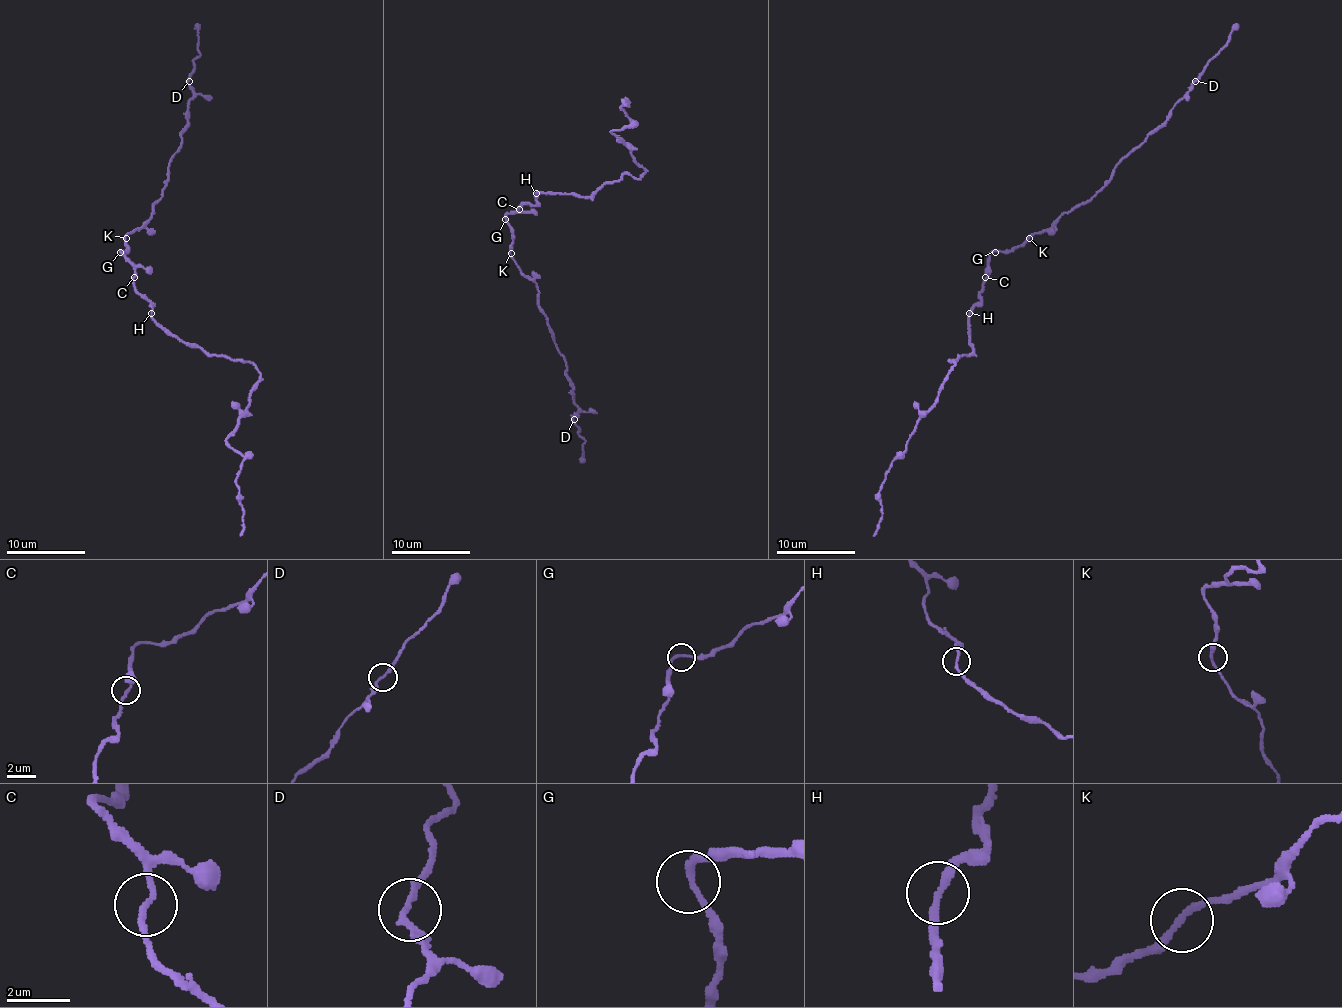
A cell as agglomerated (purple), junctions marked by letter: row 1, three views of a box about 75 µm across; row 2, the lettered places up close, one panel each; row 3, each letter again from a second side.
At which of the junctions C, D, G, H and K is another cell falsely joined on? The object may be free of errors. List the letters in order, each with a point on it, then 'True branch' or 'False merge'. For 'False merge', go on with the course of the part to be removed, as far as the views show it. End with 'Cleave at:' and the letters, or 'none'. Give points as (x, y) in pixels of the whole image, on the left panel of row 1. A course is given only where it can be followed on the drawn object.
C: Place: (134, 277). True branch
D: Place: (189, 81). True branch
G: Place: (120, 252). True branch
H: Place: (151, 313). True branch
K: Place: (126, 238). True branch
Cleave at: none

